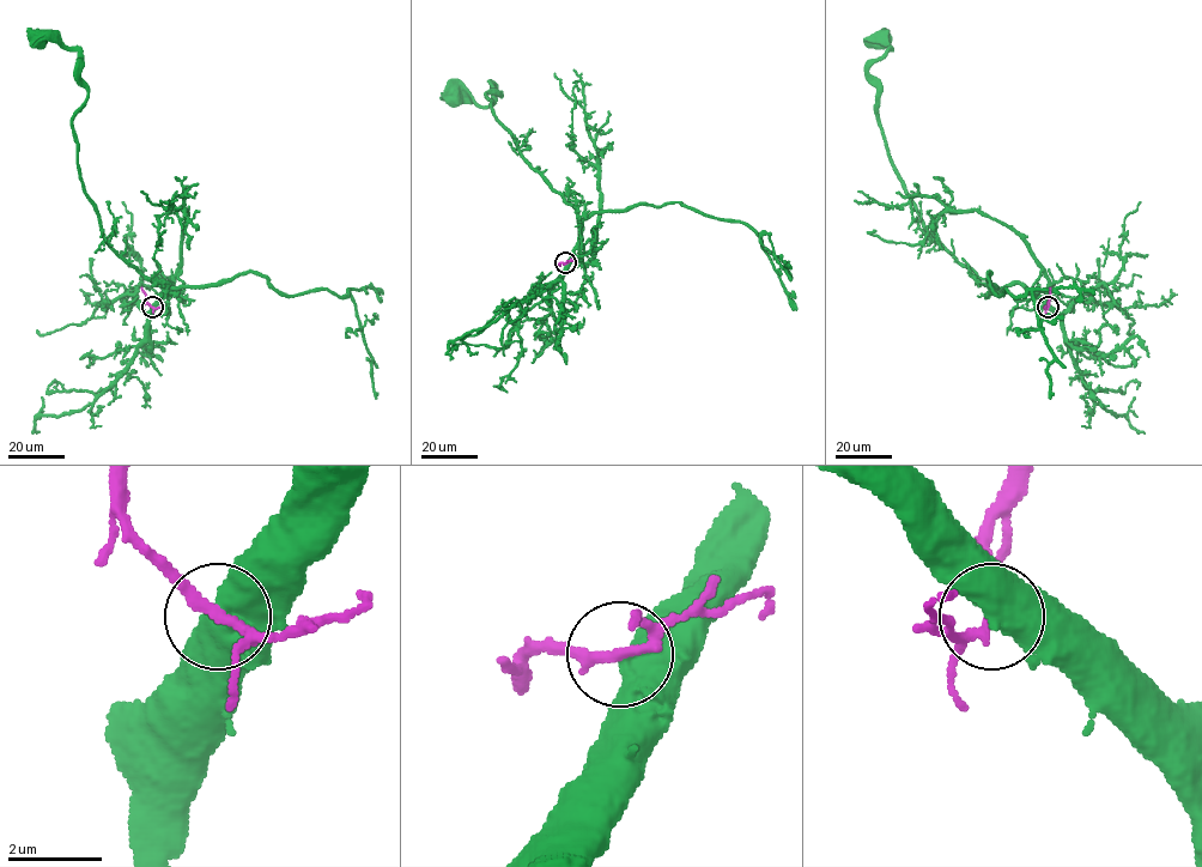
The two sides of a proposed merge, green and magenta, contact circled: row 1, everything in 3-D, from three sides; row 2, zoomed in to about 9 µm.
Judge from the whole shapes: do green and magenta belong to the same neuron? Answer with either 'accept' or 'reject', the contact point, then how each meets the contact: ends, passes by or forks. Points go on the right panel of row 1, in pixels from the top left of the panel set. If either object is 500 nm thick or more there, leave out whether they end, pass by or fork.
reject; at (1048, 307)

